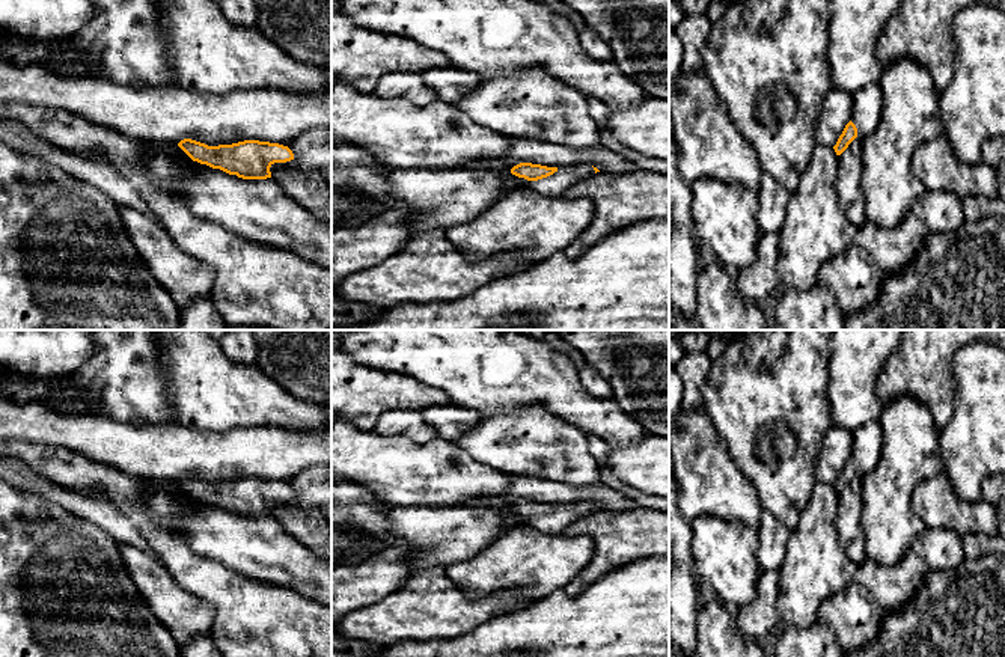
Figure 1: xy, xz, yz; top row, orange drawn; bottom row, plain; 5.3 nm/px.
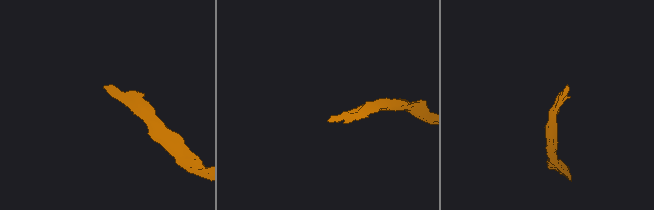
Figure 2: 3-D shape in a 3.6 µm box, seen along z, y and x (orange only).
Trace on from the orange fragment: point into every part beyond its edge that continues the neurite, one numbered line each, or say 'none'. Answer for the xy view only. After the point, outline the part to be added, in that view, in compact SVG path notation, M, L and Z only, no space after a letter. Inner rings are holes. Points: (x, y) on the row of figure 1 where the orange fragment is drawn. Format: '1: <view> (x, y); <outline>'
none

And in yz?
1: yz (867, 103); M878 83L853 93L853 116L851 122L857 128L857 137L865 139L871 136L881 122L883 112L883 90Z

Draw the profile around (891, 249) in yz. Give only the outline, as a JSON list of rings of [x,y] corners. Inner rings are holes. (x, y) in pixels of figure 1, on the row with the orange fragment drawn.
[[[910,209],[903,223],[892,229],[865,223],[859,228],[854,244],[872,256],[880,274],[894,274],[915,258],[928,232]]]

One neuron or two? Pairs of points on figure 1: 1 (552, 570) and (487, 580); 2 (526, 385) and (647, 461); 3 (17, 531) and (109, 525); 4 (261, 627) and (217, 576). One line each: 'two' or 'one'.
1: one
2: two
3: two
4: one

